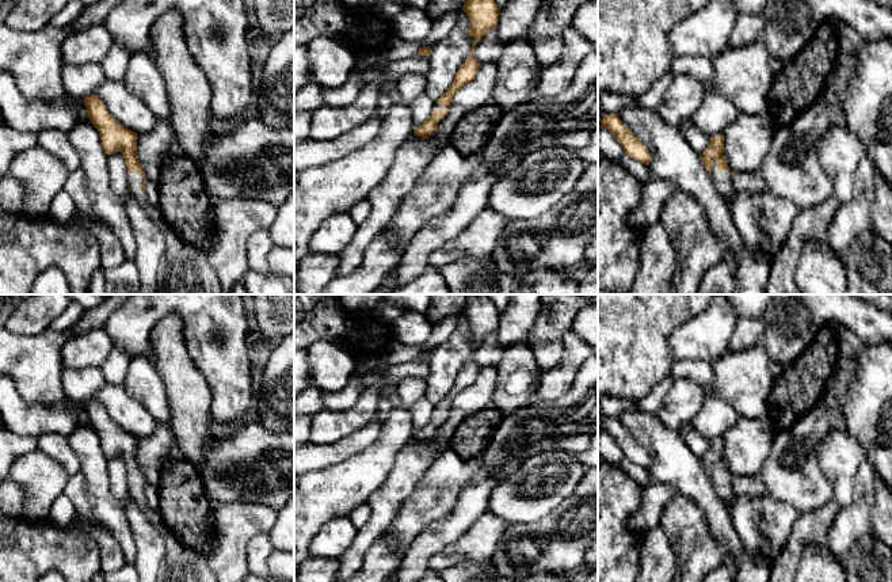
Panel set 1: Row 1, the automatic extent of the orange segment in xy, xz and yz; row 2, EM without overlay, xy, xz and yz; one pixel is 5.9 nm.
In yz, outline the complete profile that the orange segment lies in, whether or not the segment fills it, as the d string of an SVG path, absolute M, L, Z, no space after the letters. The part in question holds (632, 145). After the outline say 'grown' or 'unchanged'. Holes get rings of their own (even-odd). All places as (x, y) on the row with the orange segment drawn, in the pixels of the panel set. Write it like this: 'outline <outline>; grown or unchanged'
outline M606 114L599 128L607 129L614 136L625 155L647 166L651 163L652 157L647 147L621 122L617 114Z; unchanged

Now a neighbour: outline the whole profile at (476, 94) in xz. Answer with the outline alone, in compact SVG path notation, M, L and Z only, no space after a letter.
M481 64L476 77L454 94L447 115L438 123L435 132L428 136L438 151L449 144L454 126L464 115L492 103L496 75L496 64Z

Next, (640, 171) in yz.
M624 155L620 160L618 164L625 168L630 175L633 175L638 182L643 185L649 180L649 172L648 172L648 166L643 164L628 155Z

